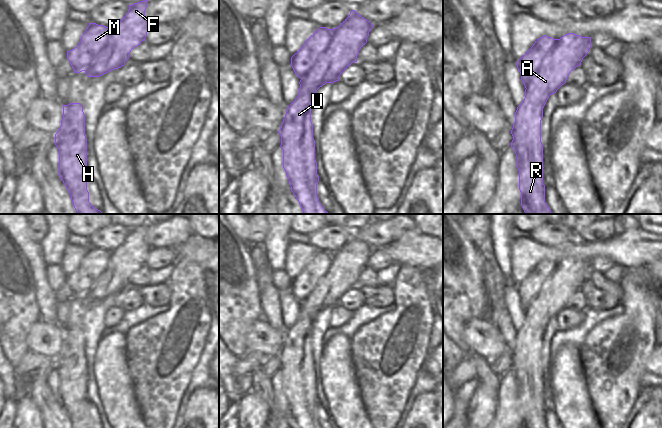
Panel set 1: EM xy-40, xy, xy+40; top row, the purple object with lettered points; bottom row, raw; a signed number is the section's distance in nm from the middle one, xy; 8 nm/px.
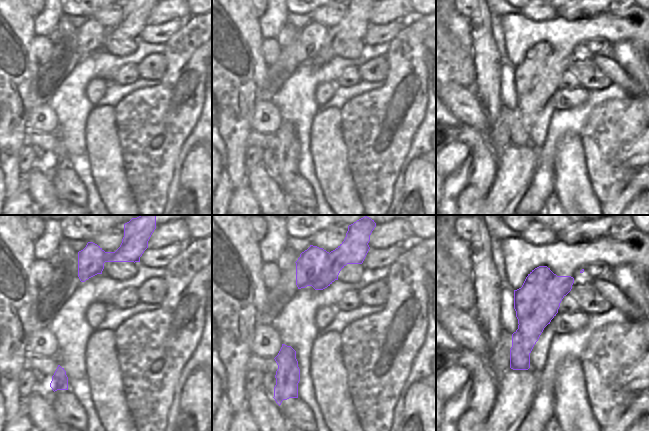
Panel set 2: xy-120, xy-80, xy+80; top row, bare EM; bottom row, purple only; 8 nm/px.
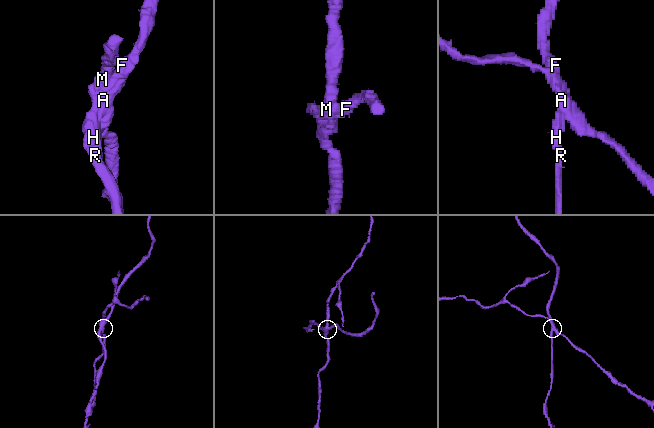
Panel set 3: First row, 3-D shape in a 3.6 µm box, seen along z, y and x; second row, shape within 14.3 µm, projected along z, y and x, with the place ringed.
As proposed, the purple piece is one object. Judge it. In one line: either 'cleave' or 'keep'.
cleave

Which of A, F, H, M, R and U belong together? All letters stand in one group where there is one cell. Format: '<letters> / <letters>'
A F H R U / M

